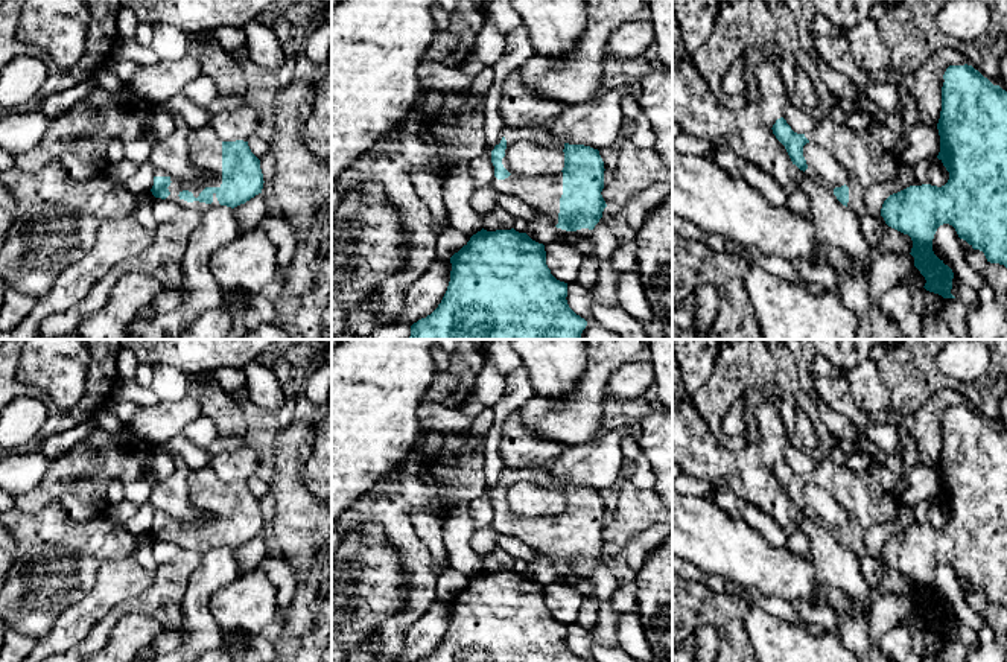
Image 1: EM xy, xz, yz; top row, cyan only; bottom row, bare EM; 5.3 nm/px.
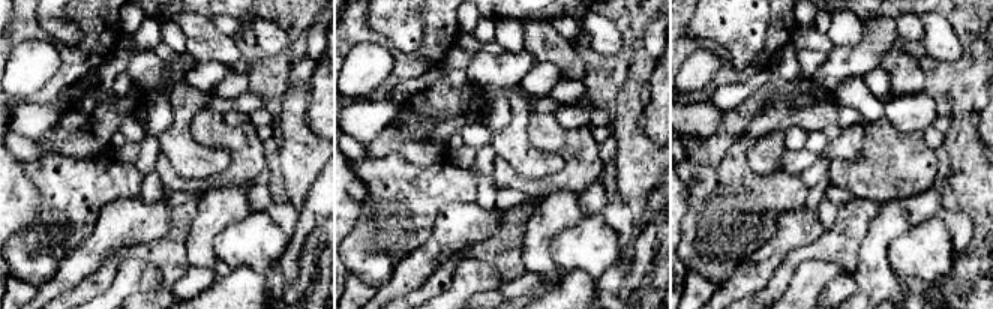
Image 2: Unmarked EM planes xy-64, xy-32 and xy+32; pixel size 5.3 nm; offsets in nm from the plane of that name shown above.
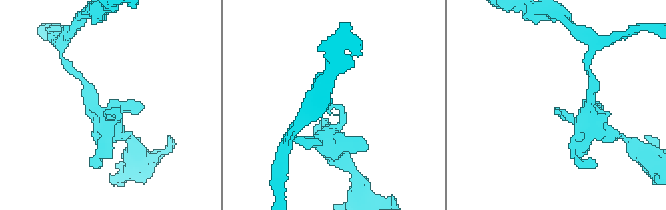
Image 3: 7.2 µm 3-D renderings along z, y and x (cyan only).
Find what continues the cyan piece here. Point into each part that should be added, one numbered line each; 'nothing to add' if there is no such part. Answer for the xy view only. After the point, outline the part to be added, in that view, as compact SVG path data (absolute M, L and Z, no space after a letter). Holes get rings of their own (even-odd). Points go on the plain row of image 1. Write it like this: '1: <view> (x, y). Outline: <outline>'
1: xy (204, 487). Outline: M210 466L198 470L189 470L187 493L193 508L201 513L201 522L198 524L195 520L176 520L170 517L172 524L167 528L170 536L166 540L176 543L179 549L205 554L207 551L221 546L216 534L213 534L211 545L199 543L198 540L195 540L193 543L187 543L178 536L183 531L189 531L195 539L198 539L205 528L221 528L222 481Z

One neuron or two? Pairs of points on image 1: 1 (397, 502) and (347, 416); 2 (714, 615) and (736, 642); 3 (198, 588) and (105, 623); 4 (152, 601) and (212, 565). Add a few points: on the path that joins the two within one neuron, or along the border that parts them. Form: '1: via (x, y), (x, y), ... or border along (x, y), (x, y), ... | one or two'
1: border along (411, 455), (397, 463), (378, 481) | two
2: via (720, 621), (732, 636) | one
3: border along (201, 560), (189, 577), (181, 603), (180, 627) | two
4: border along (203, 554), (198, 566), (189, 577), (180, 607) | two

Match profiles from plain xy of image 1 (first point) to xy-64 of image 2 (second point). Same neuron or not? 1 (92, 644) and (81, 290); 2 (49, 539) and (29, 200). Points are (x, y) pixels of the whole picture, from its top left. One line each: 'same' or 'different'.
1: same
2: different

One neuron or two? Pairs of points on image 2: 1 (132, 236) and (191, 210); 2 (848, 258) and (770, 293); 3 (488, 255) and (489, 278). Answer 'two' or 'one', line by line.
1: two
2: one
3: two

